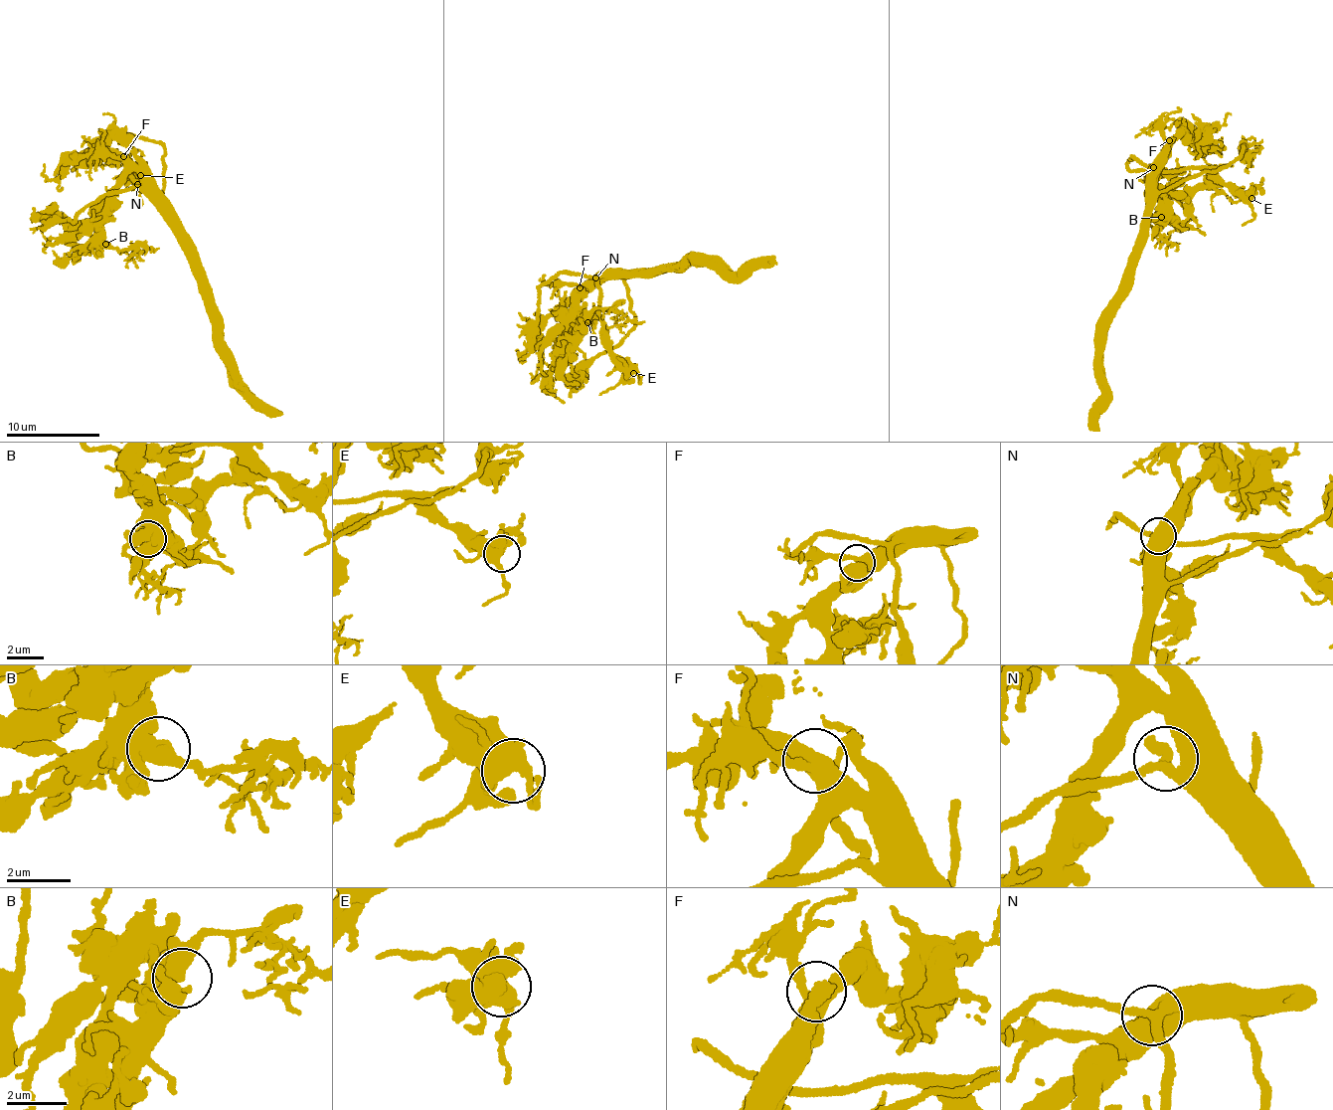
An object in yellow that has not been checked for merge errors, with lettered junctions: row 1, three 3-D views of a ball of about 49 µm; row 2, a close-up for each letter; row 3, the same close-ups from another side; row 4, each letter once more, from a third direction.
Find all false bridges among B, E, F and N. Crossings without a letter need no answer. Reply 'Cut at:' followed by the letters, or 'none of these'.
Cut at: none of these

